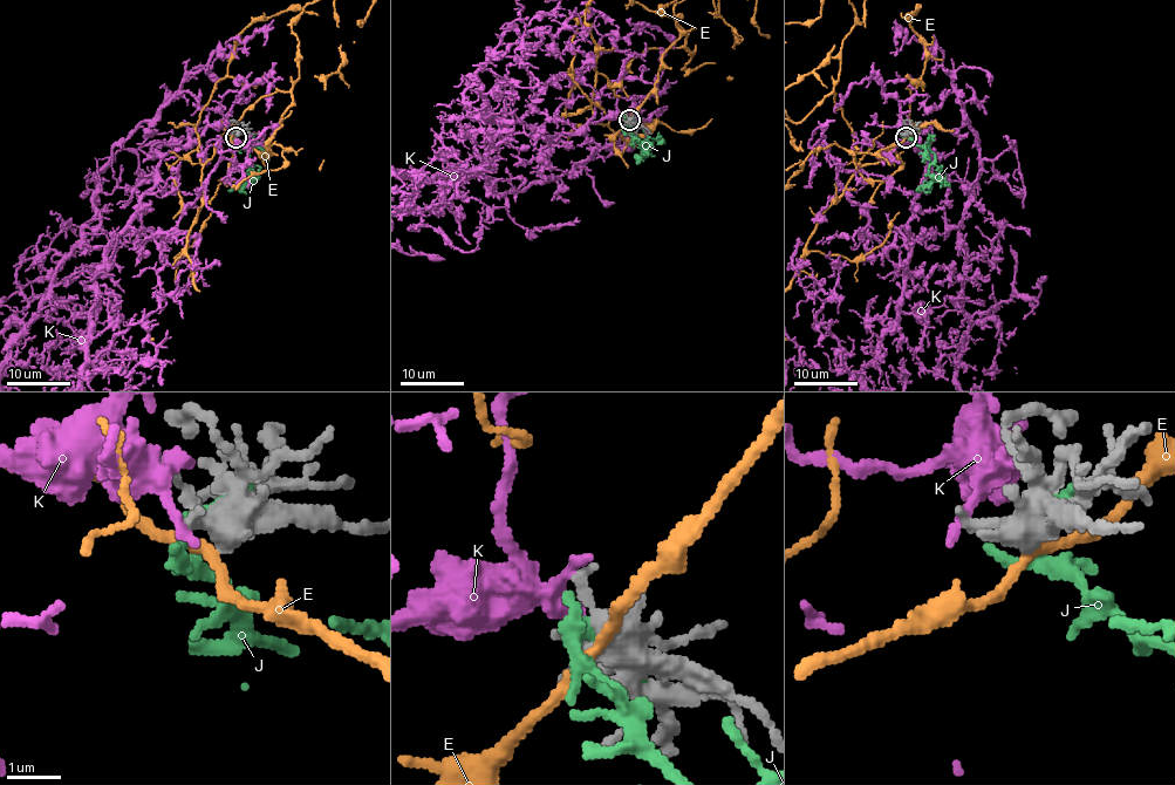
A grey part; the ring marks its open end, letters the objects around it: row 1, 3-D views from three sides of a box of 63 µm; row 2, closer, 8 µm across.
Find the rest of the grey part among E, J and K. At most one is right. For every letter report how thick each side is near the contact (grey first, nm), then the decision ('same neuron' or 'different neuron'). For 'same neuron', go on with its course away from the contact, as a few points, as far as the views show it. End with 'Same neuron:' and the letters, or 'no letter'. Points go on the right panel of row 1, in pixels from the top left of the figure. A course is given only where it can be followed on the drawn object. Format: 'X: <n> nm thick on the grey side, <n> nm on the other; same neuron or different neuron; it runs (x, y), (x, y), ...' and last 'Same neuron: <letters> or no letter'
E: 440 nm thick on the grey side, 190 nm on the other; different neuron
J: 550 nm thick on the grey side, 260 nm on the other; different neuron
K: 220 nm thick on the grey side, 260 nm on the other; different neuron
Same neuron: no letter

